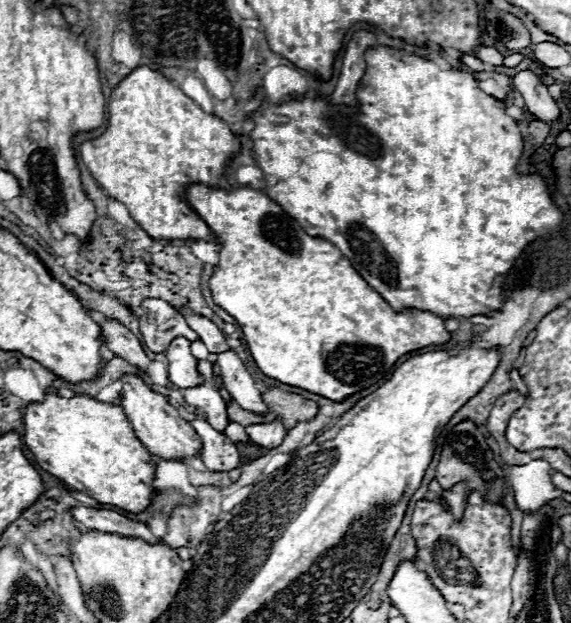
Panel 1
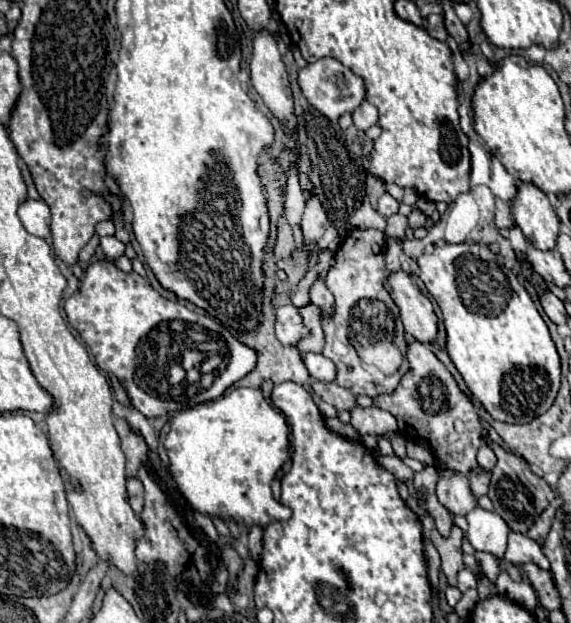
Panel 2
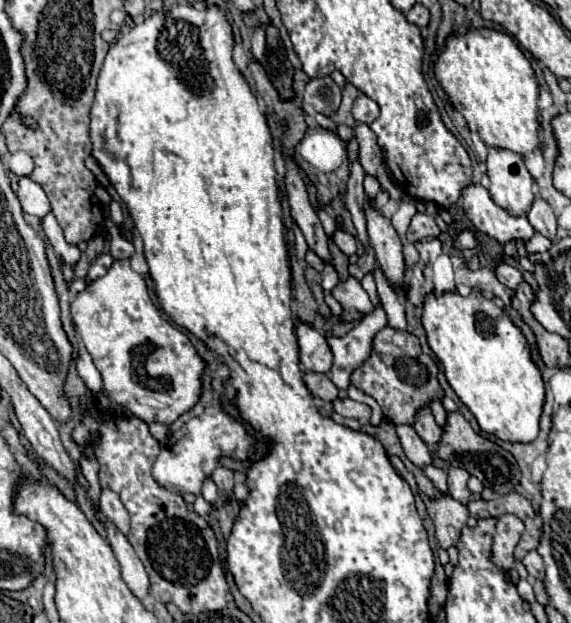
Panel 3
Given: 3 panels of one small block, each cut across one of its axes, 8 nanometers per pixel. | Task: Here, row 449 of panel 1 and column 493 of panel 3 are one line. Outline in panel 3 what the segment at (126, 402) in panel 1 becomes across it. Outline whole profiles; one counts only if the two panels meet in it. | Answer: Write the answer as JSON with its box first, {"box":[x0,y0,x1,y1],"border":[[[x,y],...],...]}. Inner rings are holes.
{"box":[486,146,534,216],"border":[[[488,146],[486,176],[488,192],[500,208],[514,216],[528,212],[534,200],[532,176],[526,170],[520,154],[506,148]]]}

